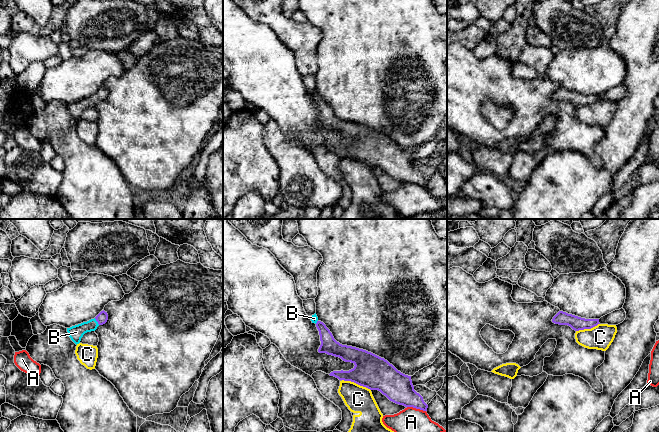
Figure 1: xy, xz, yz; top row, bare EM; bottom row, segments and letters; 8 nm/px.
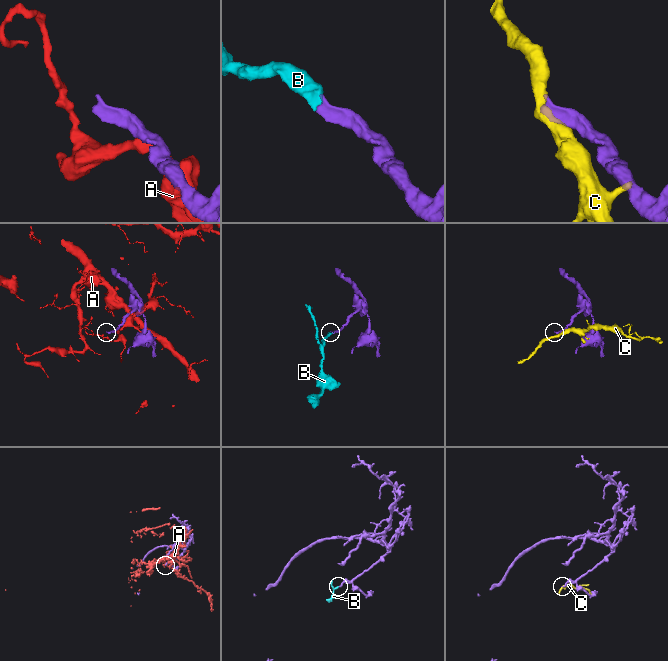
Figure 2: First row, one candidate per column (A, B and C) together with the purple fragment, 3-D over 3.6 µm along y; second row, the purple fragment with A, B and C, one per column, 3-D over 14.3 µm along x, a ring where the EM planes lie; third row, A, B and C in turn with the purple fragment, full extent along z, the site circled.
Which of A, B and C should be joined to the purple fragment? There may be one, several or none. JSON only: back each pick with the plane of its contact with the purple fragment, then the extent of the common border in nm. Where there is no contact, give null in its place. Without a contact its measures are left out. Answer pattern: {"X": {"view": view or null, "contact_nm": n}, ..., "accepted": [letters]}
{"B": {"view": "xy", "contact_nm": 70}, "accepted": ["B"]}

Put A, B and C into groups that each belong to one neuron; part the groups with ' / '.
A / B / C

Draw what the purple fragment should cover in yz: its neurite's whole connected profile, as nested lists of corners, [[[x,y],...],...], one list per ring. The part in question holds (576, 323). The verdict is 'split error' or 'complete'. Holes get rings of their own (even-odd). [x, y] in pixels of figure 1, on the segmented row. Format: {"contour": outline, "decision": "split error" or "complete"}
{"contour": [[[559,311],[553,317],[552,322],[559,325],[568,325],[575,331],[591,329],[600,324],[599,319],[585,319],[563,311]]], "decision": "complete"}

